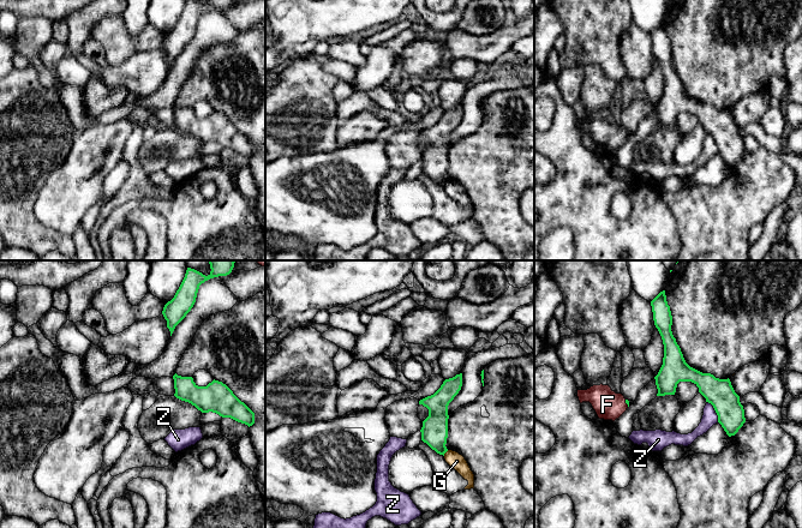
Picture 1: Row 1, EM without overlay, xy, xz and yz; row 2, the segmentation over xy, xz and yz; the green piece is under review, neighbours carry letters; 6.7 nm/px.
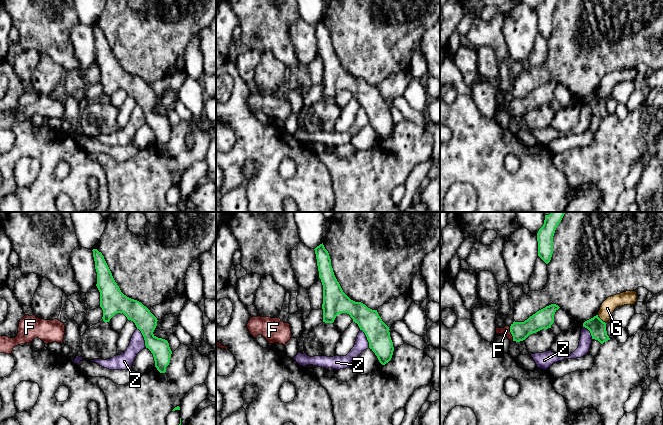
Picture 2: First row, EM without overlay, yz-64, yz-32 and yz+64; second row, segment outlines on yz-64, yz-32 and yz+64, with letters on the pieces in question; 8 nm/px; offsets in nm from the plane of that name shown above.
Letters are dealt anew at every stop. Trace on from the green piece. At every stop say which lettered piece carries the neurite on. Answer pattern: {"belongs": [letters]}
{"belongs": ["F"]}

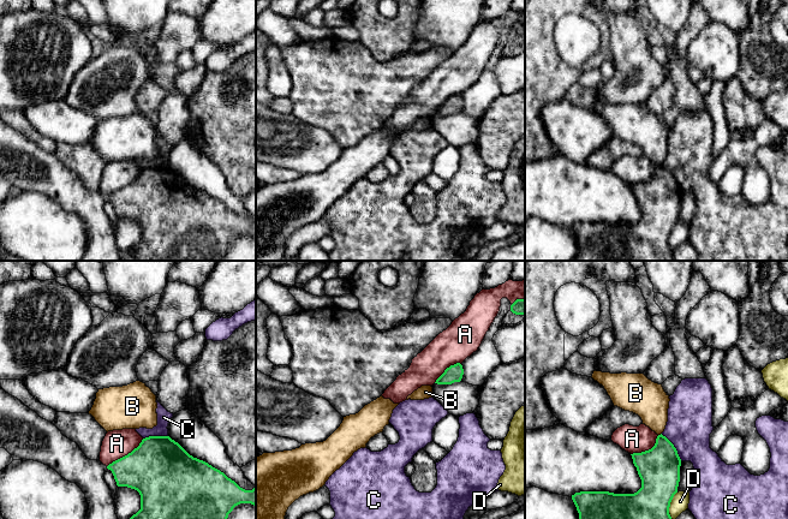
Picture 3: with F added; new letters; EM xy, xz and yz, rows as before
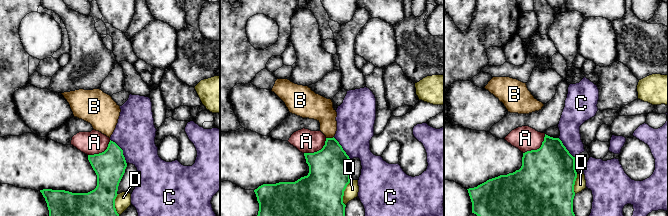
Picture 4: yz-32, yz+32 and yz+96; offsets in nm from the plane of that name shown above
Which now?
{"belongs": []}

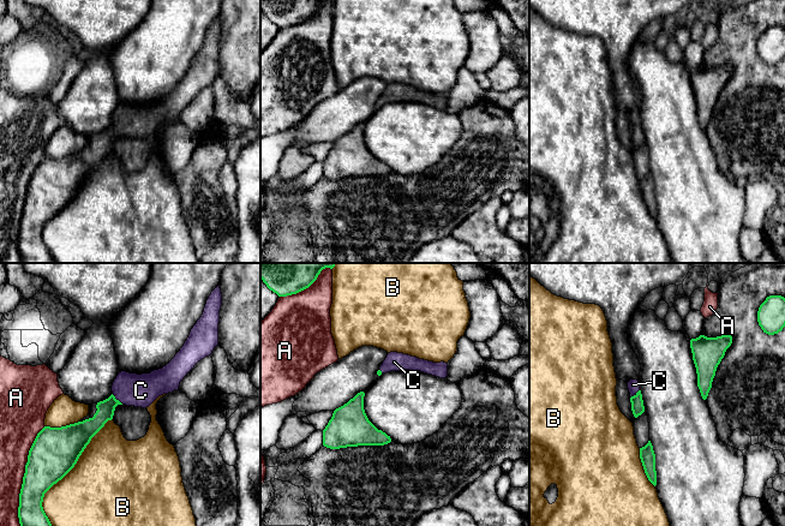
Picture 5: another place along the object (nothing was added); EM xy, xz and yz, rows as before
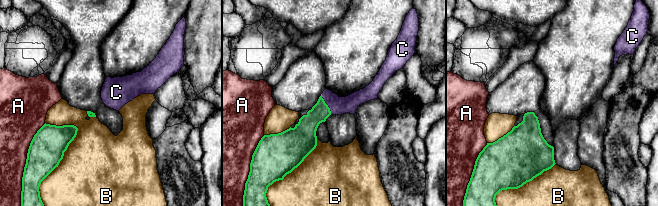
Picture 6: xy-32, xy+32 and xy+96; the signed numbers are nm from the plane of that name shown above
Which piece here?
{"belongs": ["C"]}

